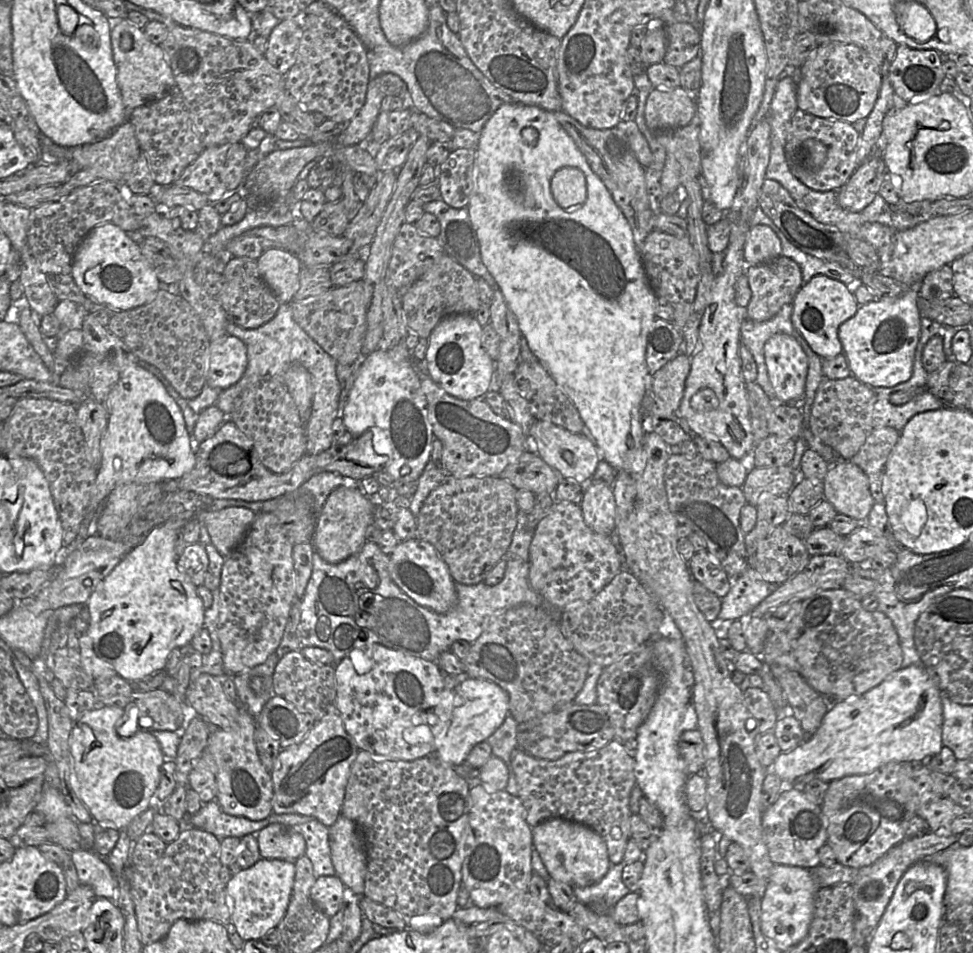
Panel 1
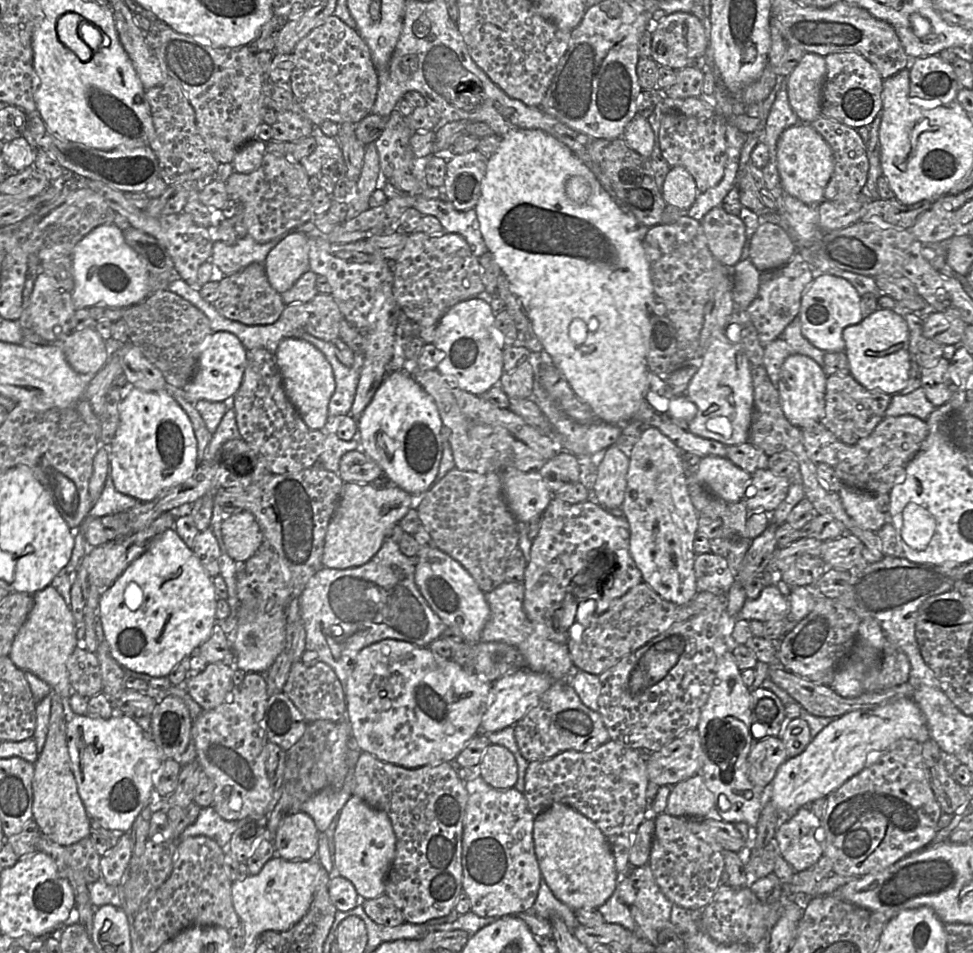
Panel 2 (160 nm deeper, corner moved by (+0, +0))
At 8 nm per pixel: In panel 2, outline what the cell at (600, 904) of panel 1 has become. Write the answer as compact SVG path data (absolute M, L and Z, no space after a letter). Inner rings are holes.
M618 876L617 885L611 897L597 910L609 924L620 925L633 932L638 929L632 917L630 907L636 898L637 890L627 876Z

